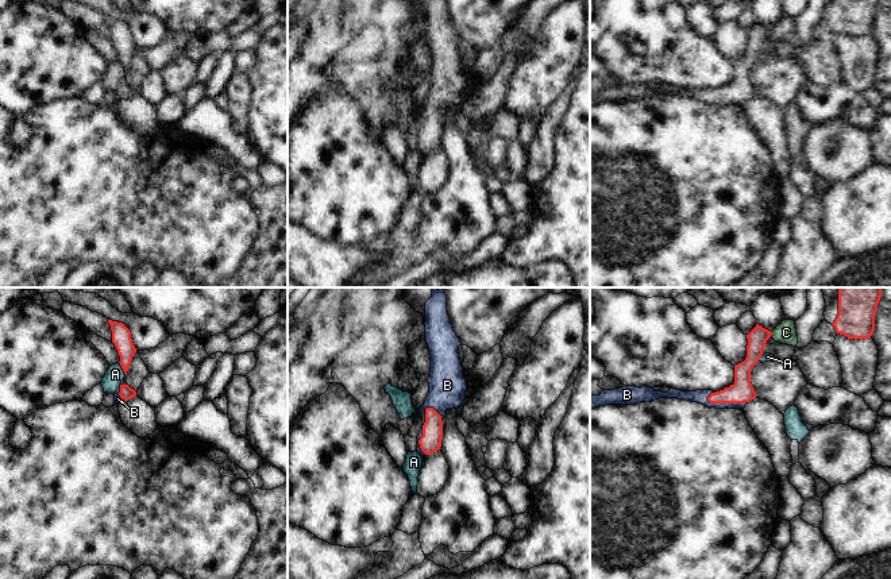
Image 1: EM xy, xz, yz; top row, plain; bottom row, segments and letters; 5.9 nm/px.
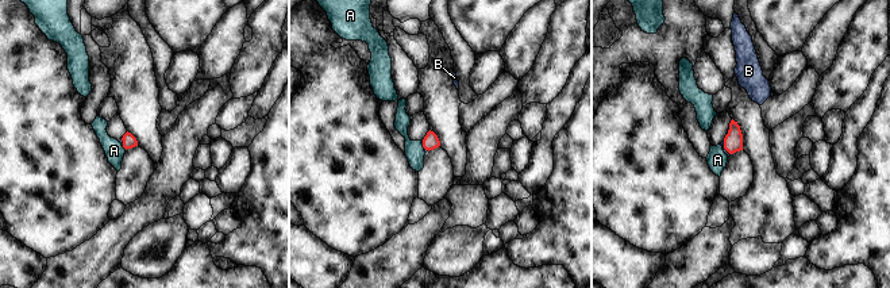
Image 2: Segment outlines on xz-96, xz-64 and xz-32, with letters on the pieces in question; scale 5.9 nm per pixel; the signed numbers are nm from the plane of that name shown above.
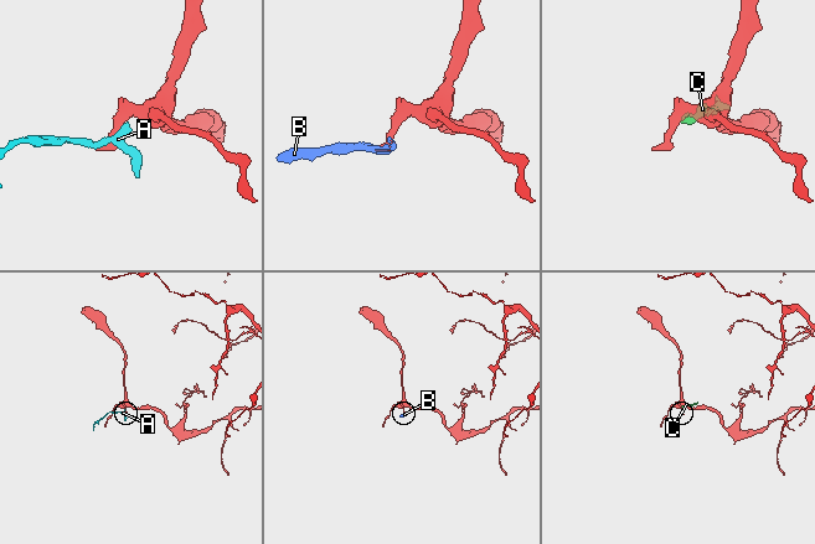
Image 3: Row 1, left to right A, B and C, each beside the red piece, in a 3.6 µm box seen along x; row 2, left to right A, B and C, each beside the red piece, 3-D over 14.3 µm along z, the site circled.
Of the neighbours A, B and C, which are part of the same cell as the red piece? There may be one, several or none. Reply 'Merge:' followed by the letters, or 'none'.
Merge: B

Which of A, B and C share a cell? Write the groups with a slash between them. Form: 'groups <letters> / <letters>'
groups A C / B

